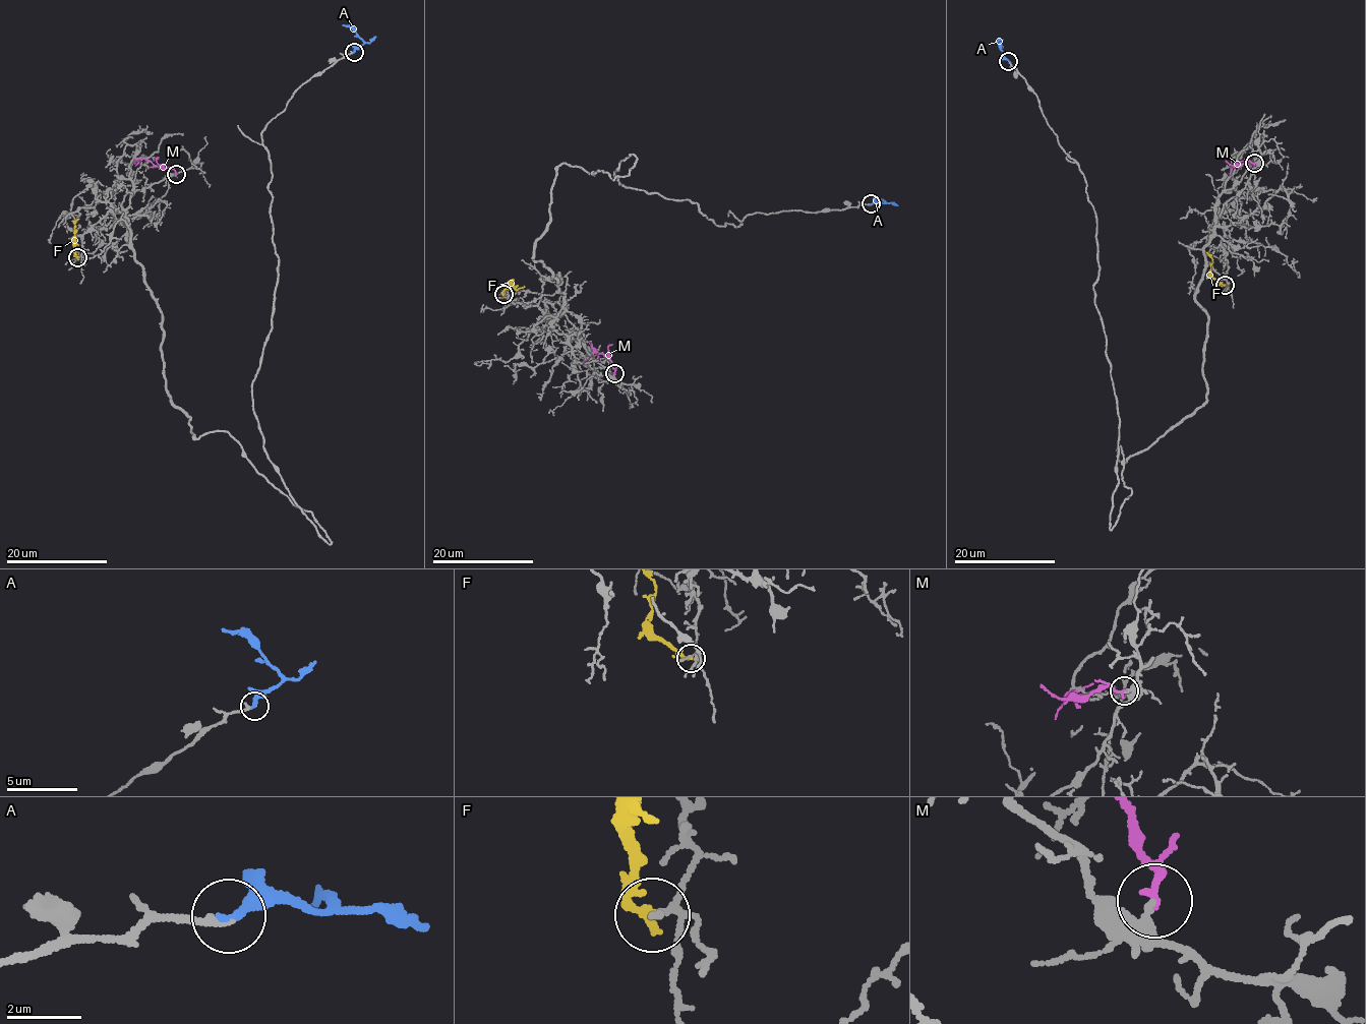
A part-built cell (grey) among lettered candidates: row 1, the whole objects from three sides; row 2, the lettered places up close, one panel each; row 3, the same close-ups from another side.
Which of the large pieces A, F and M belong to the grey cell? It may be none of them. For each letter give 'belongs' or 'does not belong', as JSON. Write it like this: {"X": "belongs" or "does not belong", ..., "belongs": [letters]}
{"A": "does not belong", "F": "does not belong", "M": "does not belong", "belongs": []}

